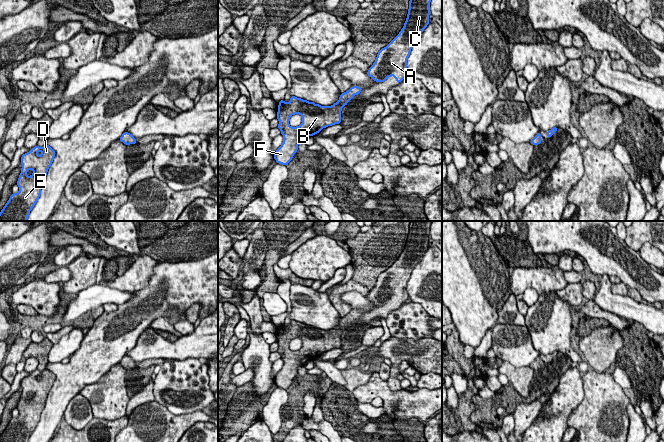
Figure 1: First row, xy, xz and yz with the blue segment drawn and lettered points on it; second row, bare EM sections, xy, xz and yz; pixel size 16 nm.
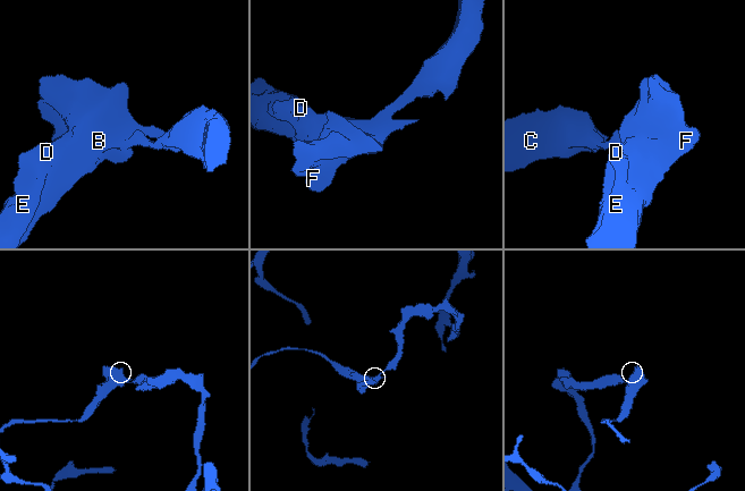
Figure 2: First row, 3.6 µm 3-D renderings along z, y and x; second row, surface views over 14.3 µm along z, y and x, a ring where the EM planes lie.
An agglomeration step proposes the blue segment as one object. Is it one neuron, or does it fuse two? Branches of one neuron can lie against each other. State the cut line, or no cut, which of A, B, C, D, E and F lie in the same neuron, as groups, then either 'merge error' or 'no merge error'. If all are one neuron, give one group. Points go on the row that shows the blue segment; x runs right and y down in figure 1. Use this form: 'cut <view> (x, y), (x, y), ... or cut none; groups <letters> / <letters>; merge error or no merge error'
cut none; groups A B C D E F; no merge error

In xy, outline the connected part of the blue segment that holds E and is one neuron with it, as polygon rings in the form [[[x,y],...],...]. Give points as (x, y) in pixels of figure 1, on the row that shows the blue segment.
[[[38,145],[21,157],[21,173],[17,185],[19,191],[13,193],[0,212],[0,221],[27,221],[30,211],[40,197],[41,189],[45,183],[46,175],[55,157],[55,150],[49,145],[42,148]]]

